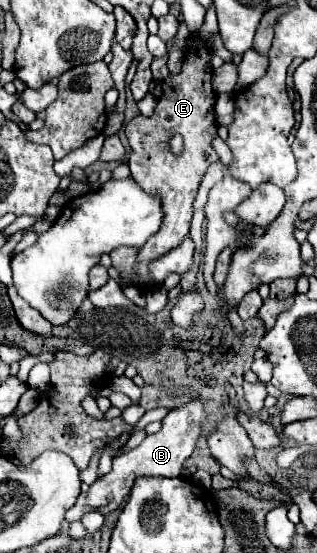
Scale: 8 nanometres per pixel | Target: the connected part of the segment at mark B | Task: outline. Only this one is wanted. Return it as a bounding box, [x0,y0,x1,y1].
[65,400,205,522]

